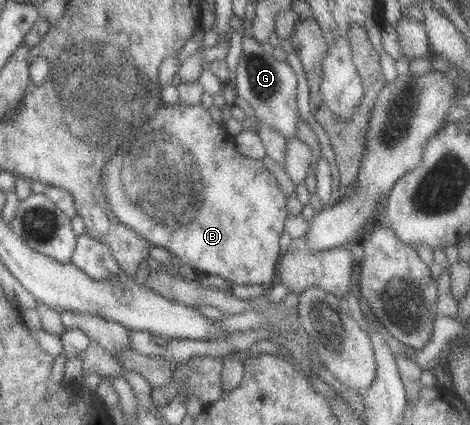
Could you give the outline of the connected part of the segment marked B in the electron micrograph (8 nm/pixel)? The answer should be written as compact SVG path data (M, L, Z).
M162 102L157 108L155 116L150 120L150 126L146 126L146 134L142 134L142 138L134 138L134 142L130 142L130 146L126 146L126 150L122 150L122 154L114 154L114 158L110 158L110 160L107 158L100 177L100 186L102 186L102 194L106 198L108 208L118 222L136 233L140 239L150 243L152 247L160 247L168 253L170 252L176 257L178 264L187 264L196 274L204 273L222 278L236 286L258 284L266 287L266 284L272 284L272 280L276 277L277 261L282 254L279 250L278 241L284 230L284 220L288 216L286 198L262 161L245 158L238 154L232 138L233 136L226 127L212 120L207 109L204 109L200 103L186 106L179 102L179 104L168 106Z

